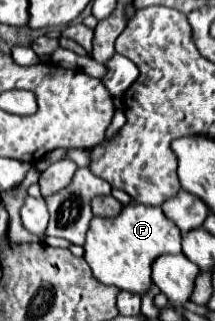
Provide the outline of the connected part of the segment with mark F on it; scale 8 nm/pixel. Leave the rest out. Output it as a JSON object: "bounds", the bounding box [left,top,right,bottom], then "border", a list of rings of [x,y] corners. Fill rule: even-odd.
{"bounds":[85,203,181,293],"border":[[[129,203],[121,209],[117,217],[93,217],[89,223],[87,231],[87,241],[85,241],[85,261],[89,263],[93,275],[105,283],[105,285],[115,285],[123,291],[131,293],[145,293],[151,285],[151,263],[155,257],[163,253],[181,253],[181,231],[179,227],[165,217],[165,213],[159,207],[149,207],[141,203]]]}

